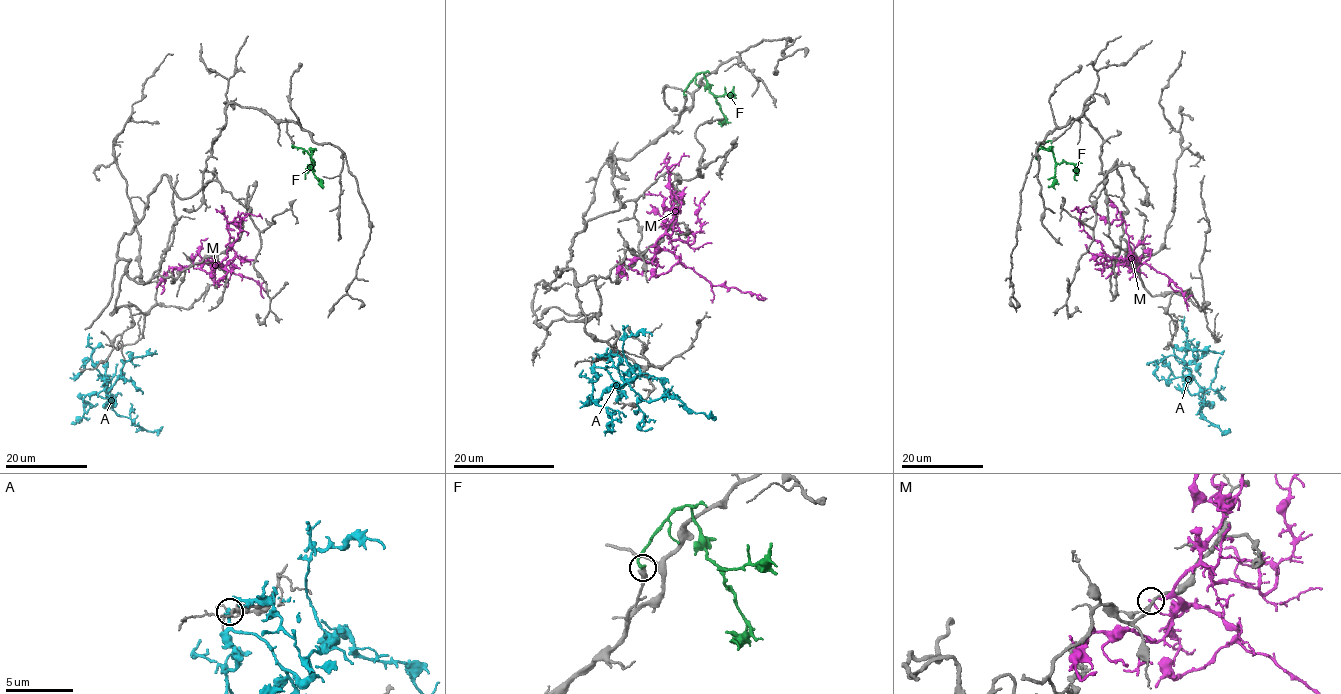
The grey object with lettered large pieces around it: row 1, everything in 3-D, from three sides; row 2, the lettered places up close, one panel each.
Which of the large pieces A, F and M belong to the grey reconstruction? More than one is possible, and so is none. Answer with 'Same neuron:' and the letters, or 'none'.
Same neuron: none

